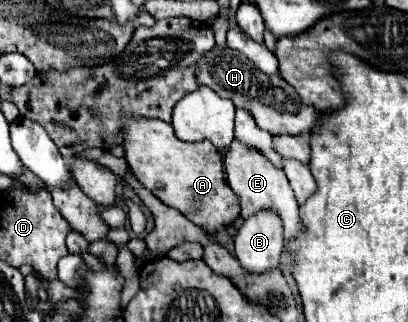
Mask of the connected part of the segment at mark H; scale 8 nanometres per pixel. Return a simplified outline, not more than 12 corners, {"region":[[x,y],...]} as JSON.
{"region":[[216,45],[196,81],[272,135],[310,133],[318,111],[278,73]]}

